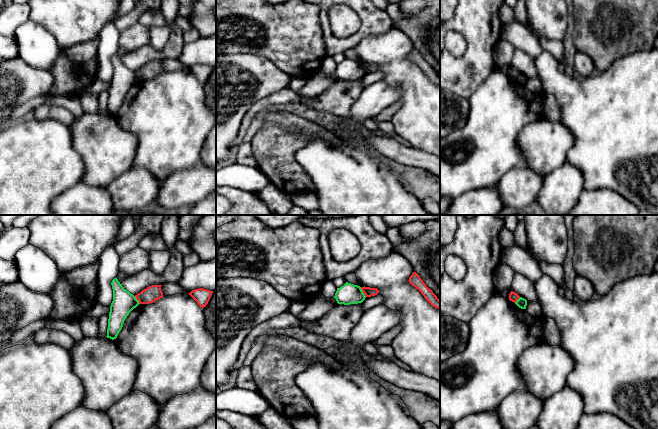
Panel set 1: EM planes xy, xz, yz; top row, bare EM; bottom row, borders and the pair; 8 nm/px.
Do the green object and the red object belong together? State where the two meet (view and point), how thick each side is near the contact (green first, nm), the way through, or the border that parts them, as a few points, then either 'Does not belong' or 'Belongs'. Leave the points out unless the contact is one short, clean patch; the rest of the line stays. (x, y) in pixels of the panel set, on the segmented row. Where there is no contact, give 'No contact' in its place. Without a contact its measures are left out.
Touches green at xz (362, 292). Thickness 160 nm (green) against 70 nm. Does not belong

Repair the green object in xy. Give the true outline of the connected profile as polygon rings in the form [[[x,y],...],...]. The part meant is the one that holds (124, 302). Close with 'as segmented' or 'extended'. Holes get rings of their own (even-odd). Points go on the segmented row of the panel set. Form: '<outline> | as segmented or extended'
[[[117,278],[112,280],[111,285],[113,289],[113,301],[110,306],[106,337],[114,340],[121,331],[129,313],[140,303],[133,294],[122,286]]] | as segmented

